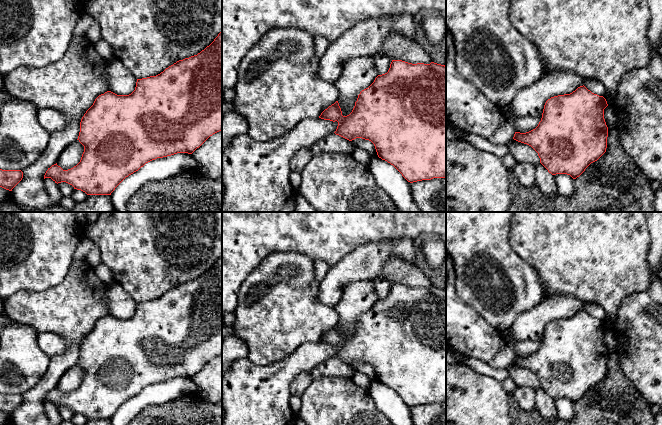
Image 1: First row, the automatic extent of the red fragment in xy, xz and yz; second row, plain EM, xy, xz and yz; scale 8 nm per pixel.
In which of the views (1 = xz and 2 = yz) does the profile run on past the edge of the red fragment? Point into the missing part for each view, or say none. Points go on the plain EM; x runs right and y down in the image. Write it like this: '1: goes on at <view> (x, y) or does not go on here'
1: does not go on here
2: does not go on here

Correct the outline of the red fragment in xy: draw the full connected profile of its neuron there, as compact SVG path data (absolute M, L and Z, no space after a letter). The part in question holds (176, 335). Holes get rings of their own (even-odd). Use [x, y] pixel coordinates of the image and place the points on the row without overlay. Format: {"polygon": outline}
{"polygon": "M222 255L214 265L197 279L179 284L173 289L166 292L156 300L137 303L135 314L129 319L117 319L111 315L99 319L93 329L86 335L80 346L80 356L78 365L84 370L80 386L71 393L63 394L56 388L52 389L46 395L45 402L51 402L55 407L66 406L81 414L87 419L111 419L115 412L129 399L138 395L146 387L157 382L171 380L177 377L192 378L199 372L210 360L222 354Z"}

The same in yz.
{"polygon": "M580 310L570 318L548 323L538 350L526 357L515 356L513 363L531 370L538 377L540 387L552 399L567 398L576 403L606 376L608 351L604 333L607 330L603 320Z"}

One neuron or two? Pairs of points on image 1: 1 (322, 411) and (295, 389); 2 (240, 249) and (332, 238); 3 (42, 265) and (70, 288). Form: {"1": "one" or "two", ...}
{"1": "two", "2": "one", "3": "two"}

